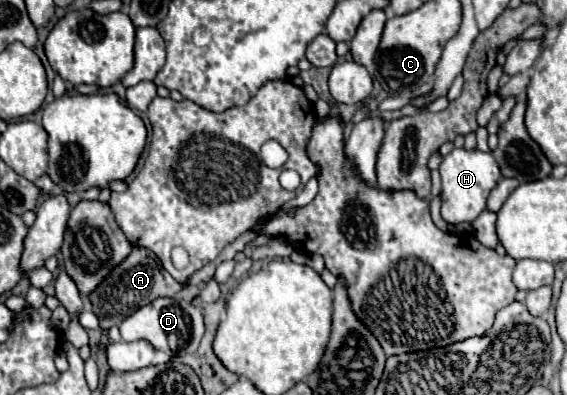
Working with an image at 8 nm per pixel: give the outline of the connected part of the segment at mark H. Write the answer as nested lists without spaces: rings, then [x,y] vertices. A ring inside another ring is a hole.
[[[464,147],[452,149],[448,155],[444,155],[438,171],[440,171],[440,179],[442,179],[442,217],[450,225],[474,221],[486,209],[488,193],[502,179],[492,153],[486,153],[480,149],[468,151]]]

